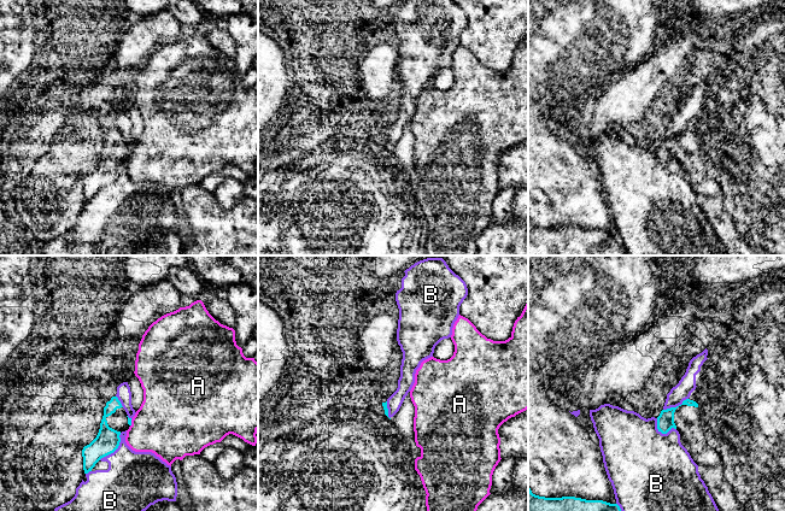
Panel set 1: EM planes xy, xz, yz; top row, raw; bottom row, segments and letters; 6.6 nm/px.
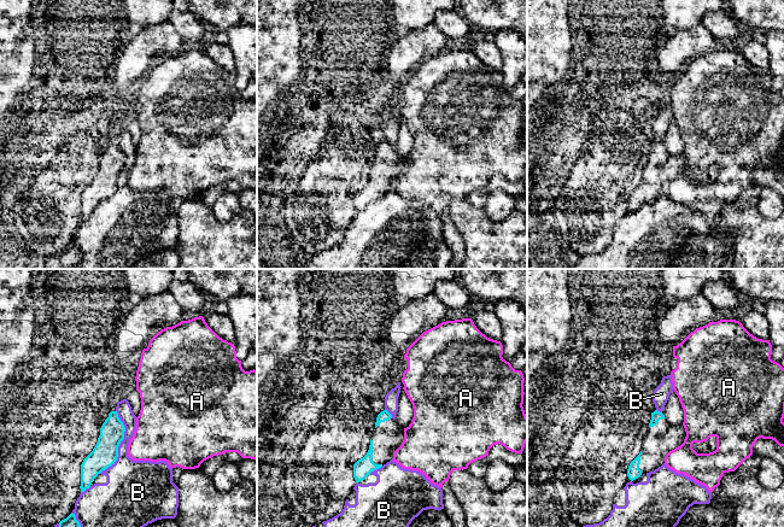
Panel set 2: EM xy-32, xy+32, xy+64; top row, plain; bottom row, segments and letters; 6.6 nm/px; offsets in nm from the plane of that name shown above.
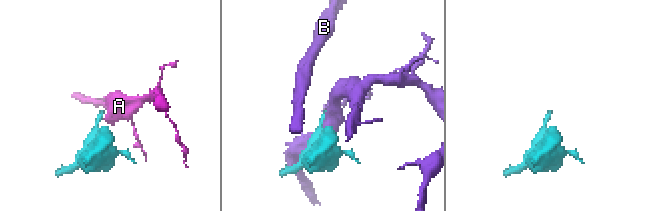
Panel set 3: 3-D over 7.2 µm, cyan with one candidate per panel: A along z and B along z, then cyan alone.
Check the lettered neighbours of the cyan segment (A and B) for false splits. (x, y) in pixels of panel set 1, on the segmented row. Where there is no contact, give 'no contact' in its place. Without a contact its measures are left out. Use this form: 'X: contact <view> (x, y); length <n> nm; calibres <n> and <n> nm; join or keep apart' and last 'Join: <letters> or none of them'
A: contact xy (130, 423); length 50 nm; calibres 30 and 440 nm; keep apart
B: contact xy (115, 450); length 240 nm; calibres 160 and 400 nm; keep apart
Join: none of them

